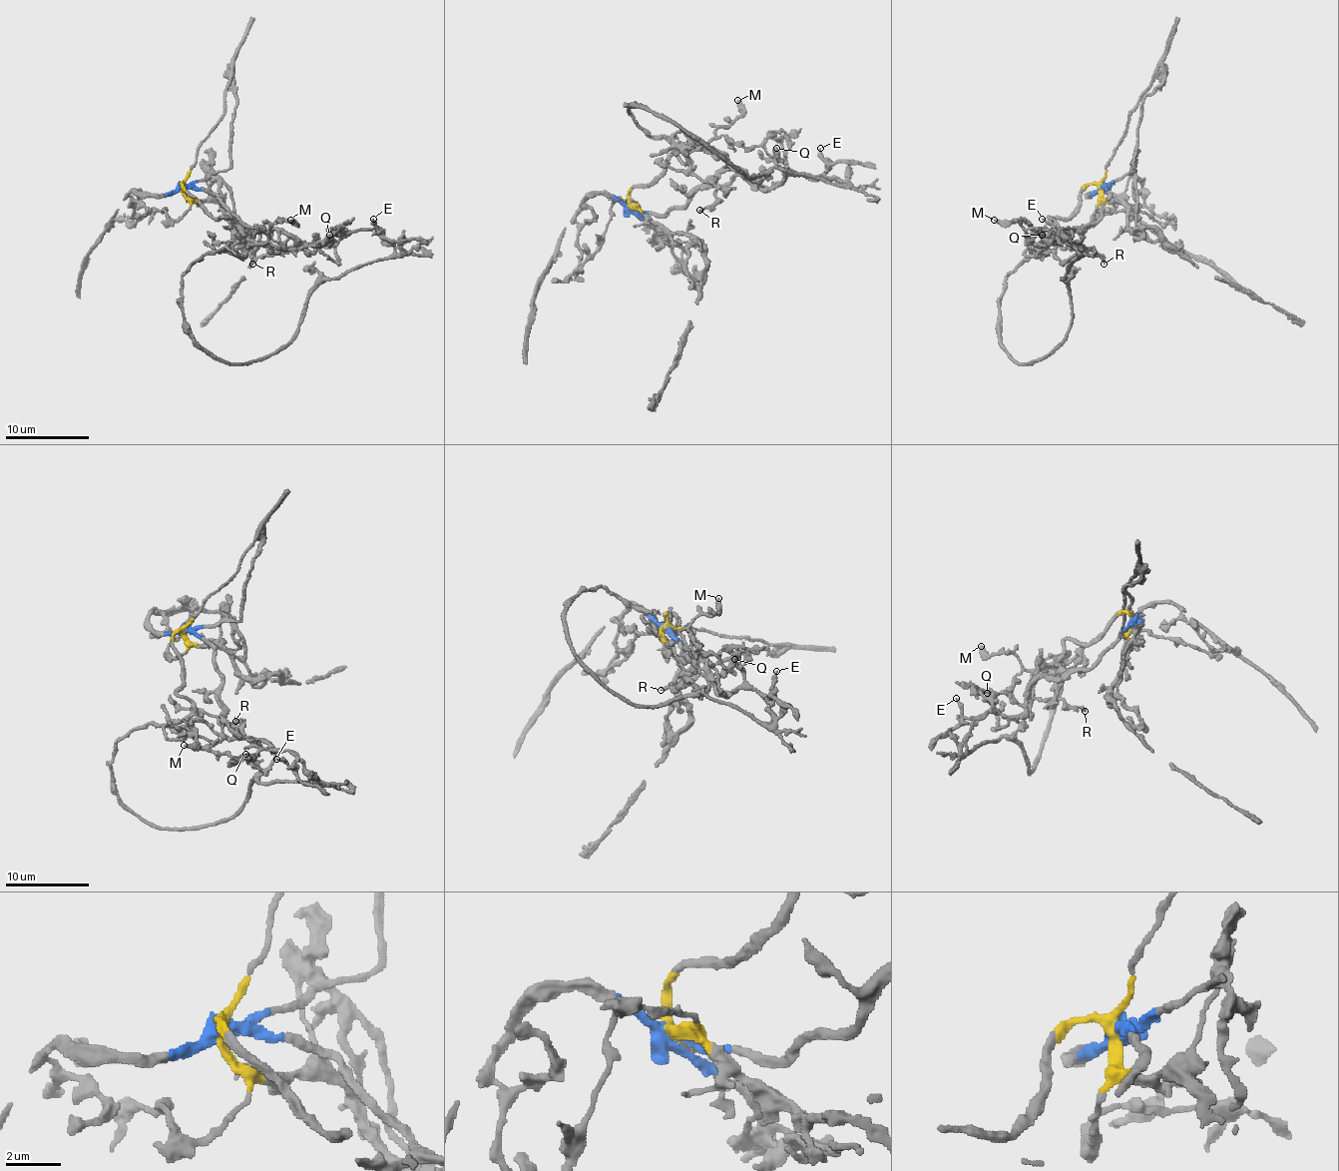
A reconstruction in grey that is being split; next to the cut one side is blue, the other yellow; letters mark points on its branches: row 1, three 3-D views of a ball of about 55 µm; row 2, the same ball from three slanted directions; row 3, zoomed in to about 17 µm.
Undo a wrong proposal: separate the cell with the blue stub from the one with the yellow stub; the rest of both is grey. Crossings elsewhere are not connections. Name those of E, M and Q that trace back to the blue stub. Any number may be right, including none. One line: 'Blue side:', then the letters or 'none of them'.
Blue side: E

